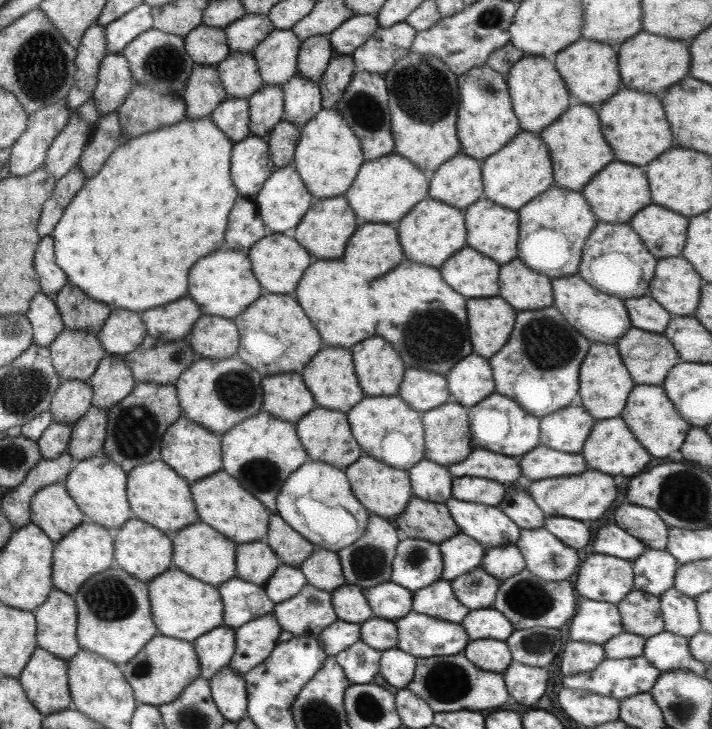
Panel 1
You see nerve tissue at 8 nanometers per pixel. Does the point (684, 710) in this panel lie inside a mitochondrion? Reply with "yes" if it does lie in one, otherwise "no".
yes

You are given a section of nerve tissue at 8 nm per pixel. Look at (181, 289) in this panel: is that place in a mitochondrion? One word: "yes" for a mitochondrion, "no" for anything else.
no

